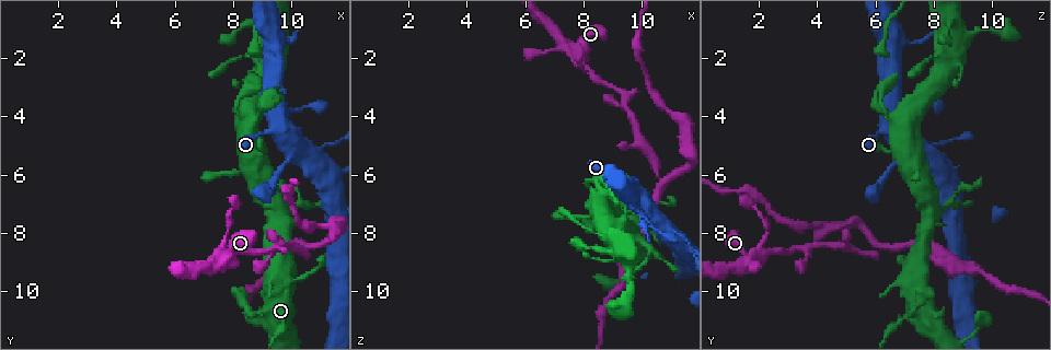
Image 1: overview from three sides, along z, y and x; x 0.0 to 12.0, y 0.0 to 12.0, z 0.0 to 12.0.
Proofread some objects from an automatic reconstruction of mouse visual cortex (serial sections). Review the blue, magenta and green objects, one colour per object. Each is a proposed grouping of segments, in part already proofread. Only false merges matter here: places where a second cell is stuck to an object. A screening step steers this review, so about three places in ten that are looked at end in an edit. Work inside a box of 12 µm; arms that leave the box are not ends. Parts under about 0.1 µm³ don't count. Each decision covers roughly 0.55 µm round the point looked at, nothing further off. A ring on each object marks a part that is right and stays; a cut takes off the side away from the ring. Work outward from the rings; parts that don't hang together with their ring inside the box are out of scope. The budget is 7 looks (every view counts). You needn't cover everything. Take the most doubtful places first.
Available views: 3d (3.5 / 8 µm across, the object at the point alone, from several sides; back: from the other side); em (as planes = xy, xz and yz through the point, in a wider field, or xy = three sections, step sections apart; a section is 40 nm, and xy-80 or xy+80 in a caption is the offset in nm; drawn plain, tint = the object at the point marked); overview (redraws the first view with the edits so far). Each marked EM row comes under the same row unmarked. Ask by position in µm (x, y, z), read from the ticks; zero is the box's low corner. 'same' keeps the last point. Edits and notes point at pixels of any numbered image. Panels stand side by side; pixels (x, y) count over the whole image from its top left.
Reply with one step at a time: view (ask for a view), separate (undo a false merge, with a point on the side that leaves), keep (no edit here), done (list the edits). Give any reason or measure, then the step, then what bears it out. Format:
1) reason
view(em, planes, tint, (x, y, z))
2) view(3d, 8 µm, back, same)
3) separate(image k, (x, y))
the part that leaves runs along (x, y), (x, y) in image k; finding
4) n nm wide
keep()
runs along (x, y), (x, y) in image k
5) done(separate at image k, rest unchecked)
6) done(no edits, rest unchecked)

abrupt turn
view(3d, 3.5 µm, back, (7.7, 9.1, 1.7))

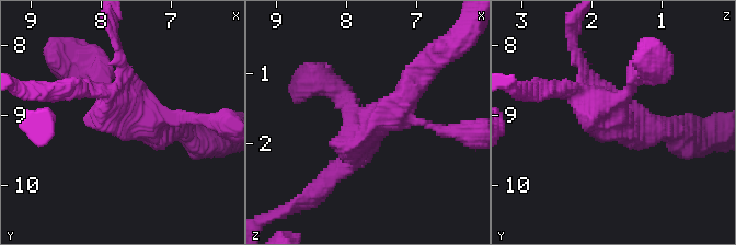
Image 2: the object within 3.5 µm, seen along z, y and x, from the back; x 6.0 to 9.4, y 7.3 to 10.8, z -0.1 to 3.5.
shape alone is not enough
view(em, planes, tint, (7.65, 9.00, 1.70))

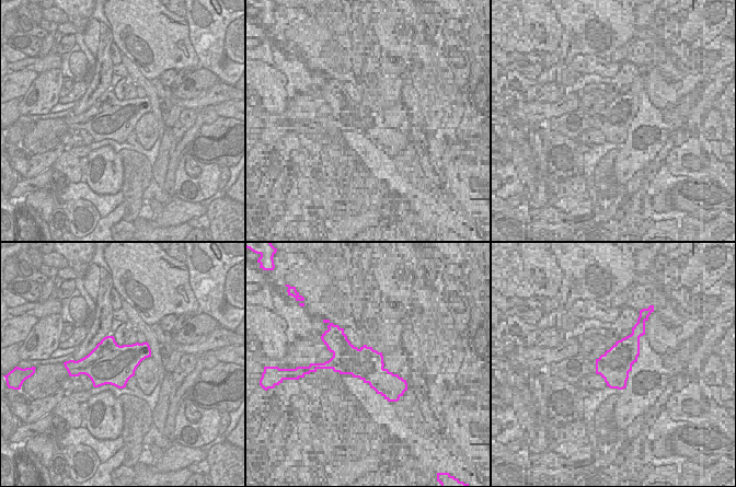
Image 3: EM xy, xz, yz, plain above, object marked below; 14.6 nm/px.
keep()
runs along (92, 68), (131, 121), (172, 128) in image 2; one cell here

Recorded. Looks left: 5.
view(3d, 3.5 µm, back, (10.7, 8.5, 6.3))

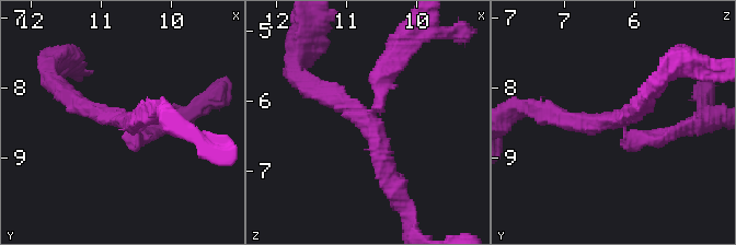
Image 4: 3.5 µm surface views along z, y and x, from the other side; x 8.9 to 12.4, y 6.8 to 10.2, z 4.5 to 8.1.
3 arms; arms of 250, 250, 250 nm; shape alone is not enough
view(em, xy, step 5, tint, (10.65, 8.45, 6.20))

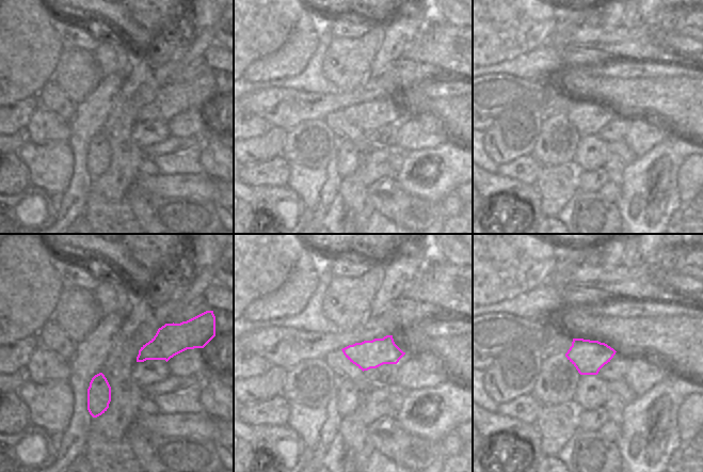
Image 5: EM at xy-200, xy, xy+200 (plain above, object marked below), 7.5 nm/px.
separate(image 4, (628, 113))
two cells meet here

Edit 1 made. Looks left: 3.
see it whole again
view(overview)

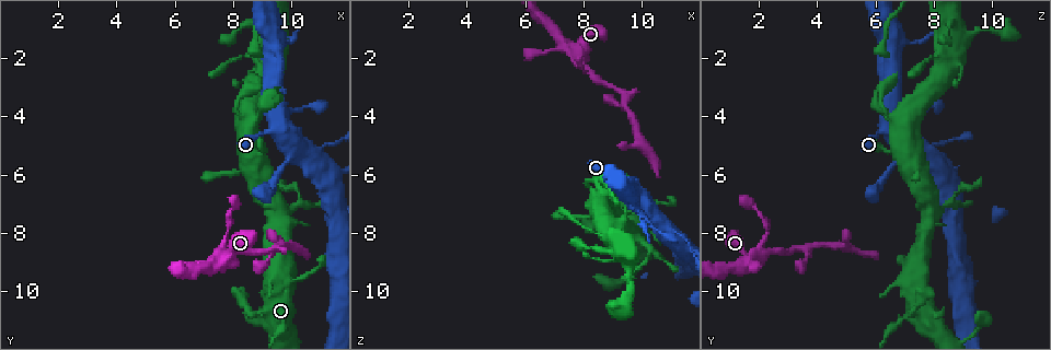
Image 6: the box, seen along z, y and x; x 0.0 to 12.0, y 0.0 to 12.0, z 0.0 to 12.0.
three-way junction
view(3d, 3.5 µm, back, (9.8, 7.3, 8.2))

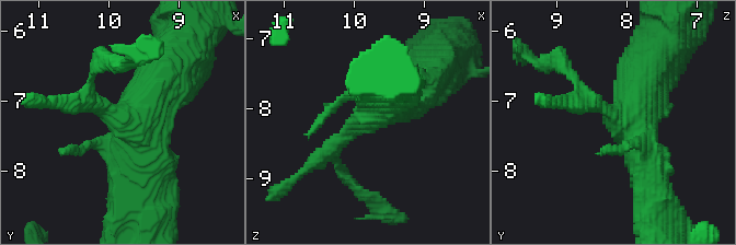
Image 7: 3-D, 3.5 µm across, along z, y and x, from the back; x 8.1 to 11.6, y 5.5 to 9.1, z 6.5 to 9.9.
keep()
runs along (138, 194), (138, 120), (172, 59) in image 7; all the same cell

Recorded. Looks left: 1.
done(separate at image 4, rest unchecked)

